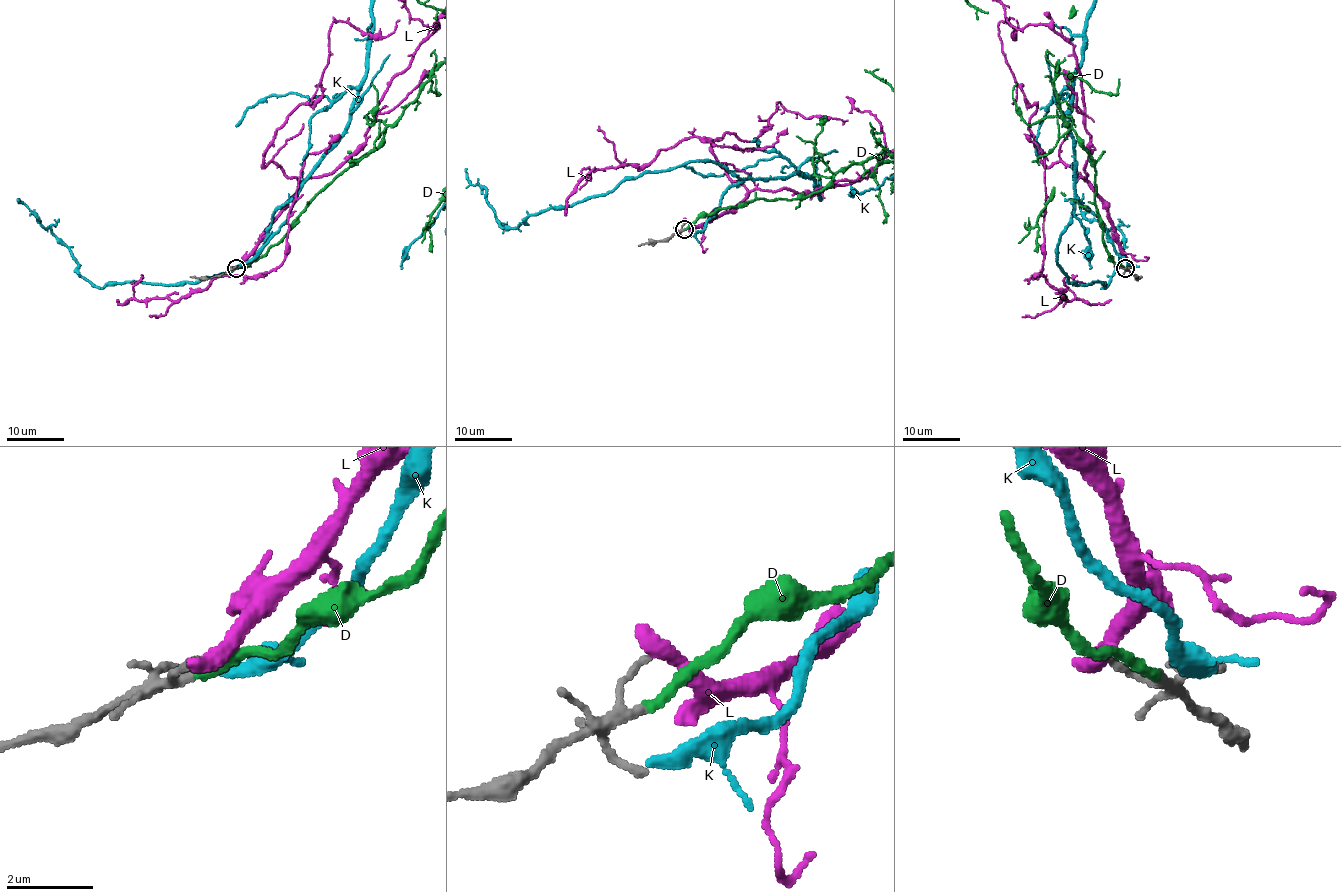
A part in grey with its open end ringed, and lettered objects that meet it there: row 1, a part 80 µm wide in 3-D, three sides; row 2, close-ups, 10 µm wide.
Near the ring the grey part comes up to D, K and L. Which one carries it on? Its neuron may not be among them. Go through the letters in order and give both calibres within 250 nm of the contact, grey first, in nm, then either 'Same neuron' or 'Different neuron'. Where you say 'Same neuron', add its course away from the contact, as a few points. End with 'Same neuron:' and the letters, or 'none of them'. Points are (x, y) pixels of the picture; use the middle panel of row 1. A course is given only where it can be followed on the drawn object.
D: Thickness 170 nm (grey) against 240 nm. Same neuron
K: Thickness 190 nm (grey) against 280 nm. Different neuron
L: Thickness 130 nm (grey) against 480 nm. Different neuron
Same neuron: D

